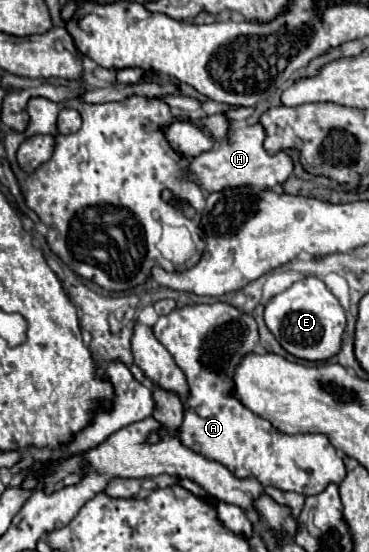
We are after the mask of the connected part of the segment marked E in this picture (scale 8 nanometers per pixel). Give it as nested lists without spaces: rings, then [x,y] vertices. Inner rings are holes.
[[[306,277],[290,289],[274,295],[264,309],[264,321],[276,341],[294,357],[304,361],[326,361],[340,351],[346,329],[346,311],[336,295],[318,277]]]

